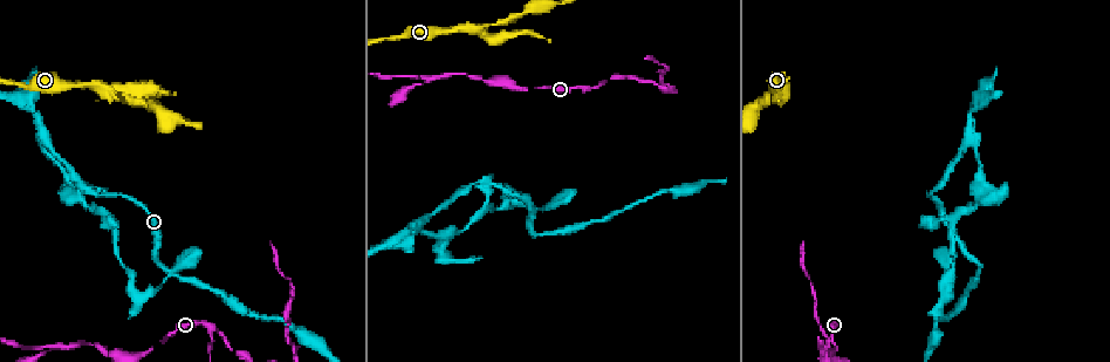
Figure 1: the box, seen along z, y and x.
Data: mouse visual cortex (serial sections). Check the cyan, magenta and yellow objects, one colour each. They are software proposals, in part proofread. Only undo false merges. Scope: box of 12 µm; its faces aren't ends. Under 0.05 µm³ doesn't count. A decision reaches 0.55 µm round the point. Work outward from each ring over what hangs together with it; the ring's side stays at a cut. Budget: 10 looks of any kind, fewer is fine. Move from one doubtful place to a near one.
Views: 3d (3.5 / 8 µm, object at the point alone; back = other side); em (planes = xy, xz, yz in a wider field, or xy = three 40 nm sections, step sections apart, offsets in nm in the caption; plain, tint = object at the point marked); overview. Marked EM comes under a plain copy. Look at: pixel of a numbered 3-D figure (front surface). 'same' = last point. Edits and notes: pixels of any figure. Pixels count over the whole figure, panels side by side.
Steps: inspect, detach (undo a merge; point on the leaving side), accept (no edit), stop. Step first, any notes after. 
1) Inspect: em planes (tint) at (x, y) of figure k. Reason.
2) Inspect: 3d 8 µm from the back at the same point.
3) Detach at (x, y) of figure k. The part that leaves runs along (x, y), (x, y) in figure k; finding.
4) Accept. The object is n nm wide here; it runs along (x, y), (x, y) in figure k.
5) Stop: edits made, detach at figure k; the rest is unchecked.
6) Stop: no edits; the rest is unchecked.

Inspect: 3d 3.5 µm at (104, 91) of figure 1. Three-way junction.

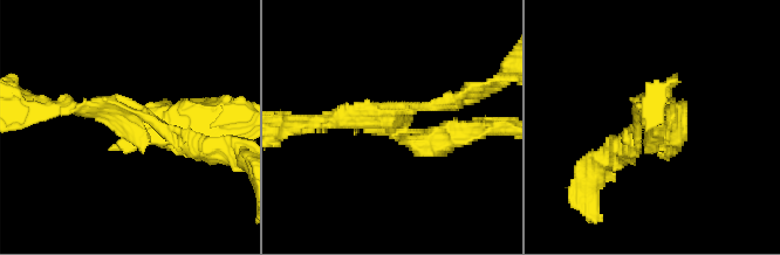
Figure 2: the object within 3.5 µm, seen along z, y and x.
Inspect: em xy step 3 (tint) at (131, 118) of figure 2.

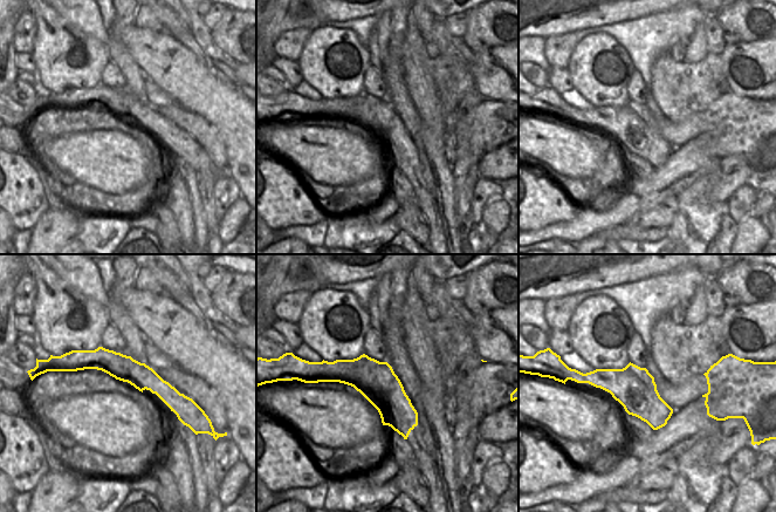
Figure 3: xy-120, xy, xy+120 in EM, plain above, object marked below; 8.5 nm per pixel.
Inspect: em xy step 1 (tint) at the same point.

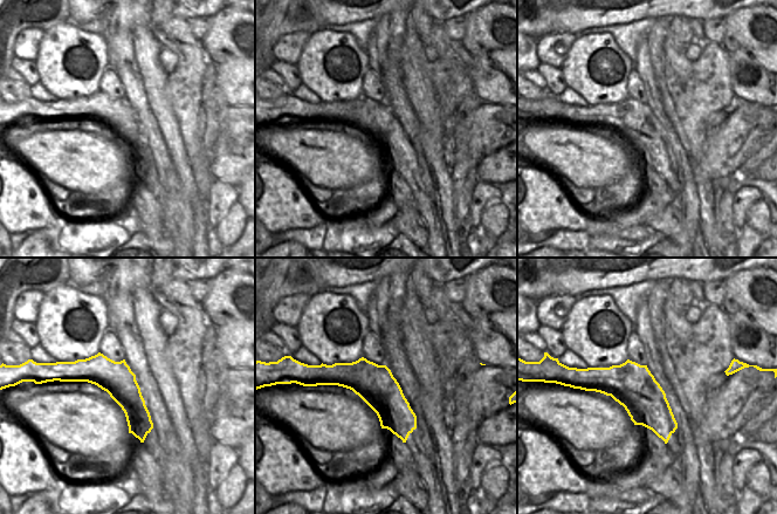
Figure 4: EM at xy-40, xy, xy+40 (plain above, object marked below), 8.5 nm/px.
Detach at (433, 137) of figure 2. The arms are 150, 200, 400 nm wide; the part that leaves runs along (403, 131), (439, 143), (504, 128) in figure 2; two cells meet here.

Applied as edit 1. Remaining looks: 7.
Inspect: overview. See it whole again.

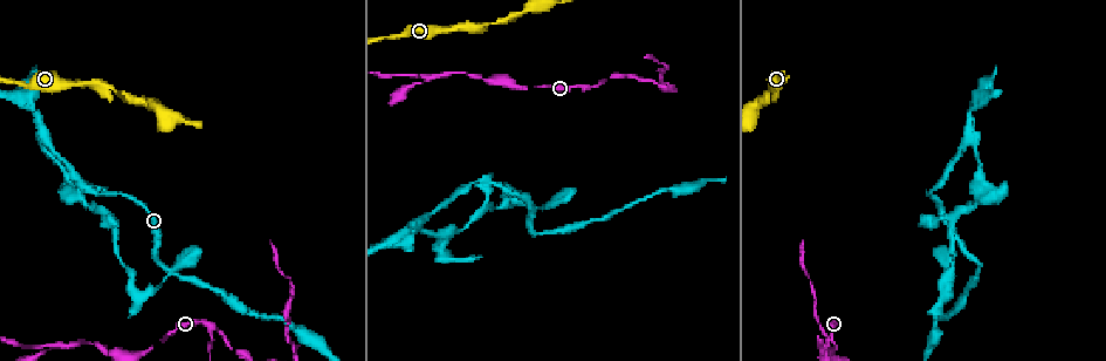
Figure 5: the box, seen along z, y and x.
Inspect: 3d 3.5 µm at (158, 260) of figure 5.

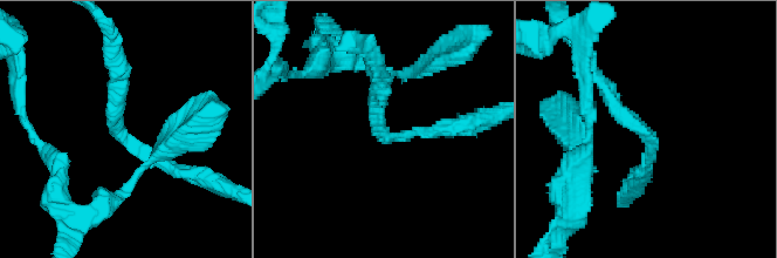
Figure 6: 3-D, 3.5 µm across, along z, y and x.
Inspect: em xy step 5 (tint) at (644, 134) of figure 6.

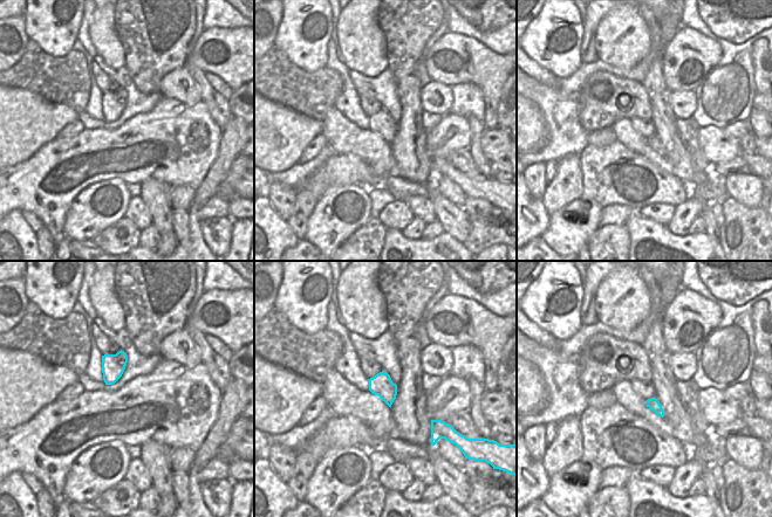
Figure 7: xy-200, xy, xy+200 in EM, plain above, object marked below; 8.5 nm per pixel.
Accept. The arms are 150, 200 nm wide; it runs along (118, 75), (115, 129), (183, 172) in figure 6; all the same cell.

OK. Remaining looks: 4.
Inspect: 3d 3.5 µm at (423, 220) of figure 5. A fork.

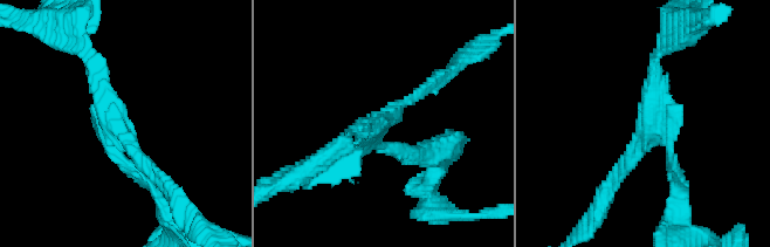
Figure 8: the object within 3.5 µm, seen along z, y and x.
Inspect: em planes (tint) at (648, 133) of figure 8. Shape alone is not enough.

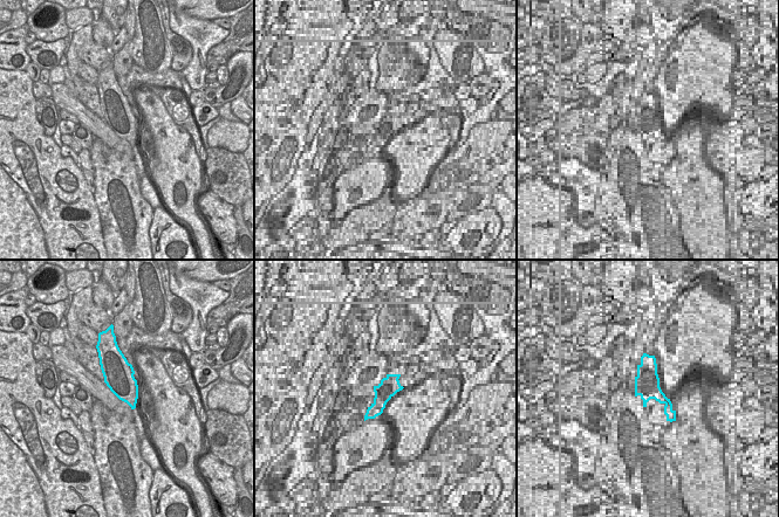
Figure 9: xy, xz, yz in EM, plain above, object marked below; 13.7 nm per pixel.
Detach at (137, 177) of figure 8. The object is 420 nm wide here; the part that leaves runs along (664, 136), (681, 183), (675, 226) in figure 8; two cells meet here.

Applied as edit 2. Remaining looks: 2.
Stop: edits made, detach at figure 2, detach at figure 8; the rest is unchecked.

